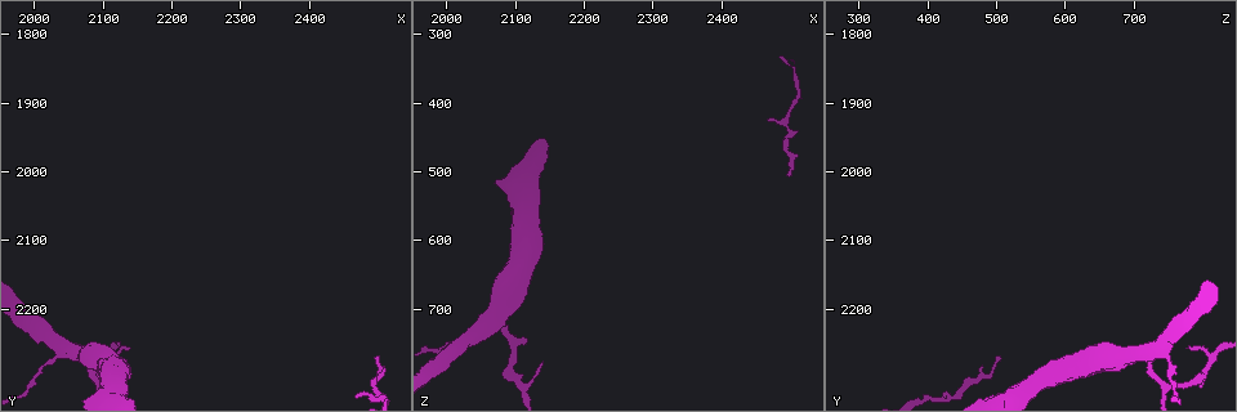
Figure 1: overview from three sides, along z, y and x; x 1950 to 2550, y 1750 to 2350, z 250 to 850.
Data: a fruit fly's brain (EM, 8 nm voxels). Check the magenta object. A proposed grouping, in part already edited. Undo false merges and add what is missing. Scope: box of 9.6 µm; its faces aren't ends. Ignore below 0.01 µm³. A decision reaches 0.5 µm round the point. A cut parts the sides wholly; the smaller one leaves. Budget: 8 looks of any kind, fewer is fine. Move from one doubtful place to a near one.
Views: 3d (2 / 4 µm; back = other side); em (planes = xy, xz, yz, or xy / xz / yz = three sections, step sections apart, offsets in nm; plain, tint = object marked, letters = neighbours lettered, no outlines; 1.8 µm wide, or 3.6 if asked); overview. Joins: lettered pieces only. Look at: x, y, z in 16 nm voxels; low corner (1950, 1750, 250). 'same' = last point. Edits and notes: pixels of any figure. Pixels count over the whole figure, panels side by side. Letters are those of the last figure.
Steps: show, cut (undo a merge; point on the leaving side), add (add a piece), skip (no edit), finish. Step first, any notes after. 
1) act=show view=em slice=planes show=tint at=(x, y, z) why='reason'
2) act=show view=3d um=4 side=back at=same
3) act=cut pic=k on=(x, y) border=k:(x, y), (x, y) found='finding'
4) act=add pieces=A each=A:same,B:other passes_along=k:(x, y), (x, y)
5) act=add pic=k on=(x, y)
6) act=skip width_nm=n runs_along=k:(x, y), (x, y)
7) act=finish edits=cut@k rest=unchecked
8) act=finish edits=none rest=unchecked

act=show view=em slice=planes show=letters at=(2140, 2260, 785) why='free end'

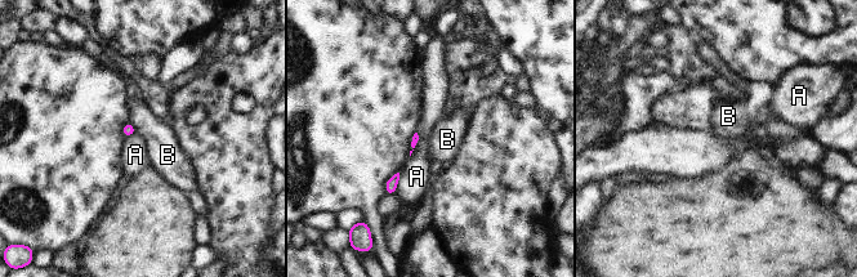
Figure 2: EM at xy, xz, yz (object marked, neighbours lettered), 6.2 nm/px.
act=skip longest_contact=A:130nm each=A:other,B:other border=2:(400, 173), (397, 188), (393, 192) found='no lettered piece goes on from it'

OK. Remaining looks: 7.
act=show view=em slice=planes show=letters at=(2020, 2280, 750) why='thick turns thin'

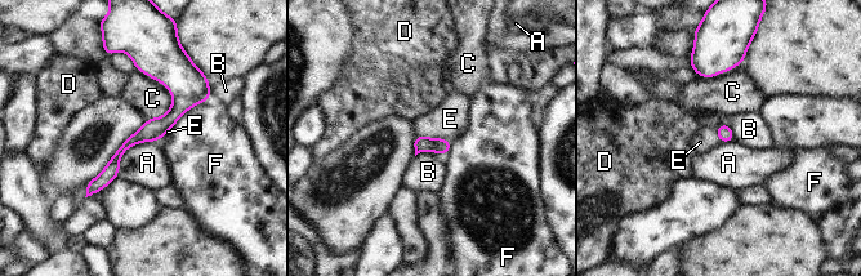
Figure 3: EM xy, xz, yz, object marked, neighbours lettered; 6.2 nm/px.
act=skip each=A:other,B:other,C:other,D:other,E:other,F:other border=3:(415, 136), (440, 137), (450, 141) found='all the same neuron'

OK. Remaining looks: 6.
act=show view=3d um=4 at=(2495, 2270, 505) why='thin end'

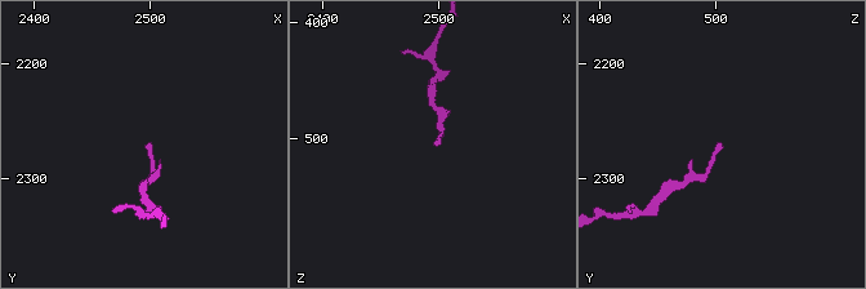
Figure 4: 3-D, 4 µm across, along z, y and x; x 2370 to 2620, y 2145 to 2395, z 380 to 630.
act=show view=em slice=planes show=letters at=(2500, 2272, 506) why='shape alone is not enough'

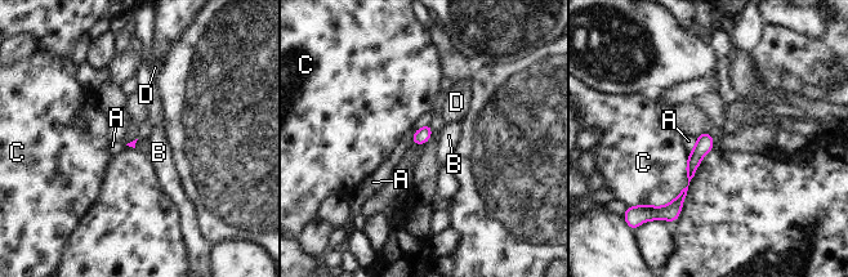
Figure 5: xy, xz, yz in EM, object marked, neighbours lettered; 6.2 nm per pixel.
act=skip each=A:other,B:other,C:other,D:other border=5:(428, 123), (415, 132), (411, 142) found='none of them fits'

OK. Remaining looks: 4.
act=finish edits=none rest=unchecked

